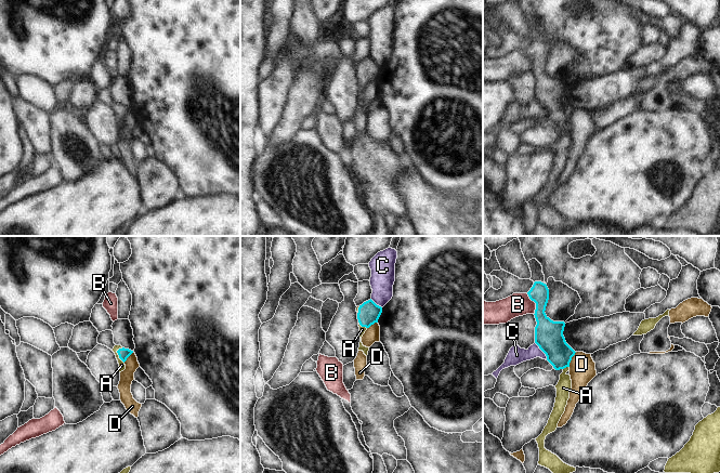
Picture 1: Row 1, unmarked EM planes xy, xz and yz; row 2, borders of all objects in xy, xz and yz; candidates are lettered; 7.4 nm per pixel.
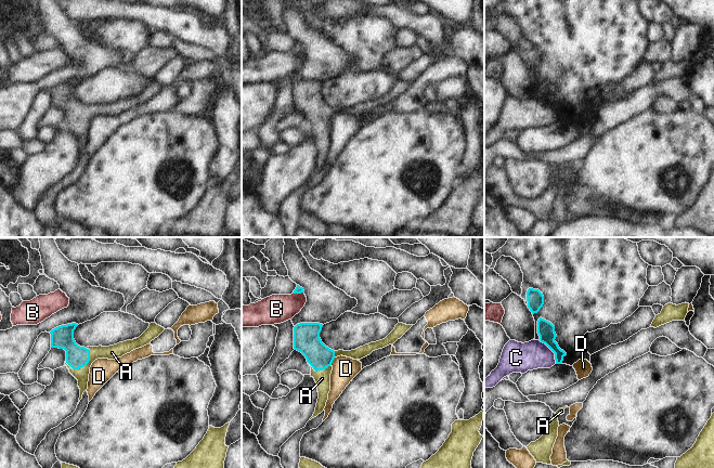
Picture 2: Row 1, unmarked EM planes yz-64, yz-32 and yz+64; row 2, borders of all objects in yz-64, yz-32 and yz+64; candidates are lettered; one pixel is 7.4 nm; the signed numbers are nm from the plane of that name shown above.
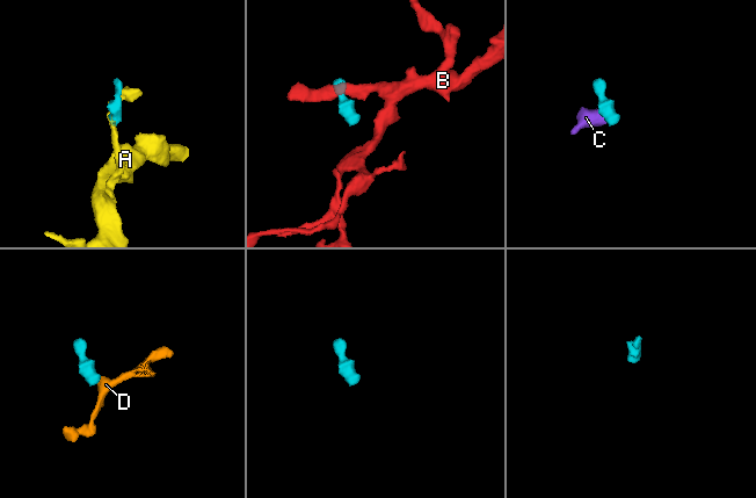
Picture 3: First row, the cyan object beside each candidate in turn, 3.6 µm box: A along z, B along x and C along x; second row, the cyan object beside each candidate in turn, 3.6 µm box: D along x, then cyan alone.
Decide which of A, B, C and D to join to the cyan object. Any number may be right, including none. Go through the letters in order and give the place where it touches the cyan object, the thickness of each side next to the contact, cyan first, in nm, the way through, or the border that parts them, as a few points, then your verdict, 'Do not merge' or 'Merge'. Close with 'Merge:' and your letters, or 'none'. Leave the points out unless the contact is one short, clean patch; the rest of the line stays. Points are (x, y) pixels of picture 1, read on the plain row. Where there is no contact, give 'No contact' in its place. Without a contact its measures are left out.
A: Touches cyan at xy (118, 112). Thickness 80 nm (cyan) against 50 nm. Path across: xy (123, 110), (118, 112), (121, 122). Merge
B: Touches cyan at yz (536, 62). Thickness 200 nm (cyan) against 170 nm. Boundary: yz (526, 51), (535, 61), (534, 71). Do not merge
C: Touches cyan at yz (541, 107). Thickness 220 nm (cyan) against 130 nm. Boundary: yz (535, 100), (547, 117). Do not merge
D: Touches cyan at yz (571, 117). Thickness 220 nm (cyan) against 190 nm. Boundary: yz (576, 109), (568, 123). Do not merge
Merge: A.

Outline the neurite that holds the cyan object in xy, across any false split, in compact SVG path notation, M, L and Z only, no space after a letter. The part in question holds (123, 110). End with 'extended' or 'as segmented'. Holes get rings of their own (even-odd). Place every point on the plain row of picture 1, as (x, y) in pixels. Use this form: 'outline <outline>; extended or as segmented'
outline M115 103L112 108L115 110L116 116L118 118L119 130L123 129L126 127L125 119L133 110L133 108L125 106L121 103Z; extended

